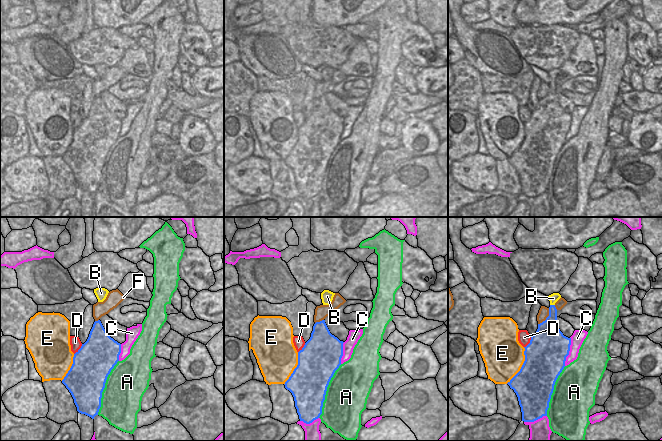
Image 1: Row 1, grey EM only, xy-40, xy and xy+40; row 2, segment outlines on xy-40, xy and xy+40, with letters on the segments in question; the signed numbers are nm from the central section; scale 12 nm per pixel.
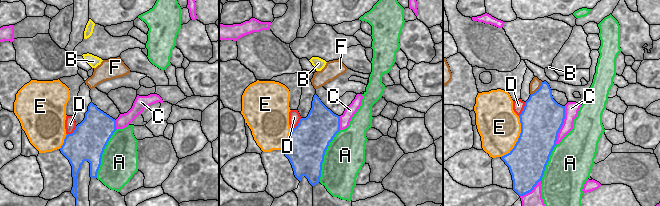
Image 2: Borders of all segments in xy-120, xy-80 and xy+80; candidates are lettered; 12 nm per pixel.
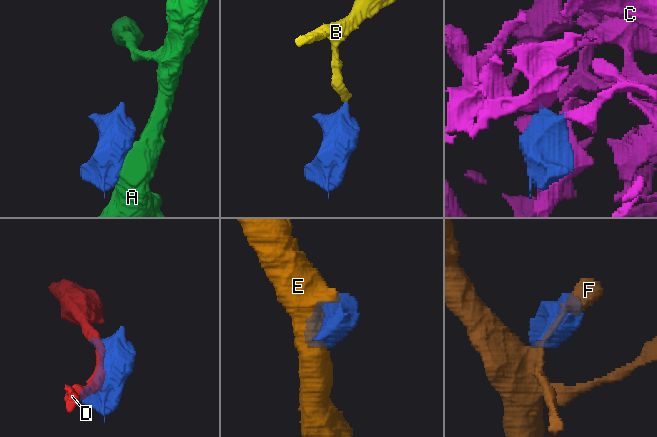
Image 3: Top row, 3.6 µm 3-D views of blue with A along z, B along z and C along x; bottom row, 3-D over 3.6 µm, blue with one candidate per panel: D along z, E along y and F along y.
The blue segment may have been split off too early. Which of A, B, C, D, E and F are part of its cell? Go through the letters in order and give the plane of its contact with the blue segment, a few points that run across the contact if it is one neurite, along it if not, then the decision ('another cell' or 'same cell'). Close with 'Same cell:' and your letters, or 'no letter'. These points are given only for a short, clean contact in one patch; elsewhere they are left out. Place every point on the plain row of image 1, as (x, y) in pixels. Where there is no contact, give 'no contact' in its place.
A: xy-40 | another cell
B: xy+40 | xy+40 (550, 101), (552, 81), (553, 74) | same cell
C: xy+40 | another cell
D: xy+40 | another cell
E: xy+40 | another cell
F: xy+40 | another cell
Same cell: B

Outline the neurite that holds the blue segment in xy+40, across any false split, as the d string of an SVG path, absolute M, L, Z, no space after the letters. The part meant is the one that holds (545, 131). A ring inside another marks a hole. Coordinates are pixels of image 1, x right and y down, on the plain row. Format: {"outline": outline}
{"outline": "M553 69L547 73L550 77L549 92L538 100L538 105L531 112L530 119L524 123L525 137L520 147L507 159L518 173L524 198L534 198L547 192L555 158L565 143L566 133L570 127L571 114L563 111L557 97L555 79L561 74L561 71Z"}

